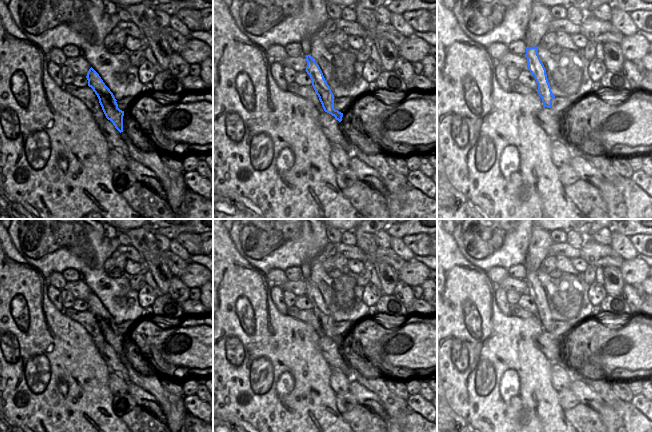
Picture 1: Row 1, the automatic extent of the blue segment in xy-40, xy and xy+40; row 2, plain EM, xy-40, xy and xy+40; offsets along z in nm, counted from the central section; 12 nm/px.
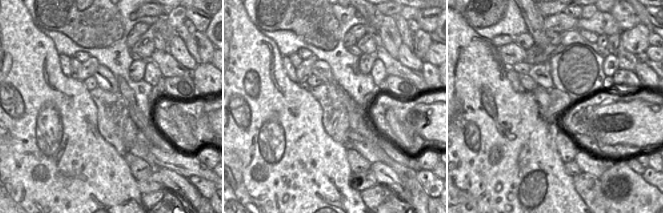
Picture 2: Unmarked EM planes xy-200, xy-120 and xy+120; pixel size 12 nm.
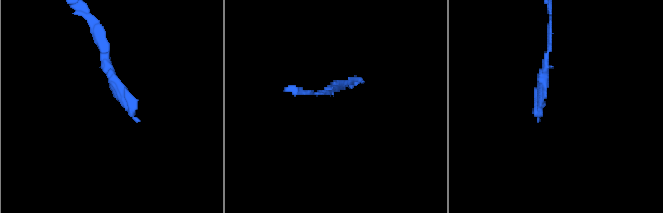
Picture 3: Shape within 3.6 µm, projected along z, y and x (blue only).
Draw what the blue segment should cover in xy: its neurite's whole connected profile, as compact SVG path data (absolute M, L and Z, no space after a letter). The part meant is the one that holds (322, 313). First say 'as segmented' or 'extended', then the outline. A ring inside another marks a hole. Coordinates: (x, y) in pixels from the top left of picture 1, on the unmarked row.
as segmented; M306 279L307 291L306 296L312 304L312 310L319 321L325 336L331 338L339 346L342 345L343 337L334 333L334 319L327 308L319 289L311 281Z

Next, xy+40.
as segmented; M526 271L527 292L538 308L538 318L544 331L551 332L554 319L547 303L546 293L538 279L538 271Z

